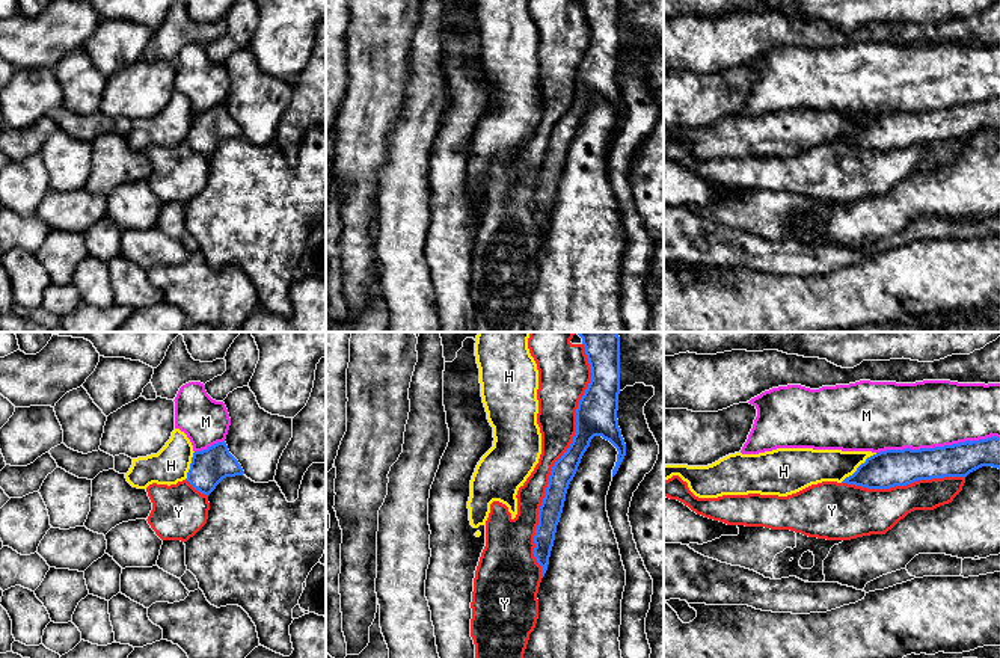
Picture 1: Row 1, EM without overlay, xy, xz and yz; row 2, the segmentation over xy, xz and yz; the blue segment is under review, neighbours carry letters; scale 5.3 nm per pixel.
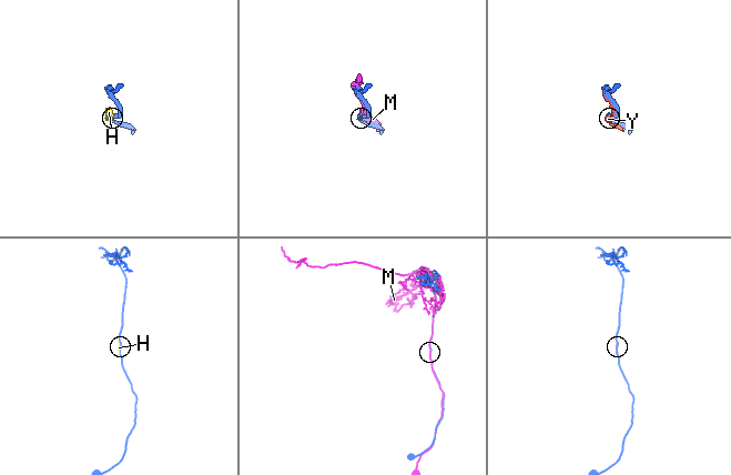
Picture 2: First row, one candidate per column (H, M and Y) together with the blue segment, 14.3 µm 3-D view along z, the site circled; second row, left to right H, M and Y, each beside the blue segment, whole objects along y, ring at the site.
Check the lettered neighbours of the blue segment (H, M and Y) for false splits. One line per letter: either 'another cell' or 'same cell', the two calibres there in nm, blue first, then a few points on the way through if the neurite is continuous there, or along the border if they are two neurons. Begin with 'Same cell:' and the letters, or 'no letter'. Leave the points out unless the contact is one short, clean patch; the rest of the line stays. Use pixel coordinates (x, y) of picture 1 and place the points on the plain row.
Same cell: no letter
H: another cell | 200/190 nm
M: another cell | 190/360 nm
Y: another cell | 130/200 nm

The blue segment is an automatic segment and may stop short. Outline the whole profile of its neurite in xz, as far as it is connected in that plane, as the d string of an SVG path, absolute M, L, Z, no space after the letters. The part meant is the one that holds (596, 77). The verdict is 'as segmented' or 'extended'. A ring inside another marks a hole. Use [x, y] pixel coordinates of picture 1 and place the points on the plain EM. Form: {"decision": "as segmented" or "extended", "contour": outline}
{"decision": "as segmented", "contour": "M582 0L591 30L591 42L576 71L576 95L567 113L554 125L534 198L534 219L541 228L541 240L549 226L566 155L581 121L594 98L609 103L618 113L612 139L624 118L626 106L618 89L620 0Z"}

